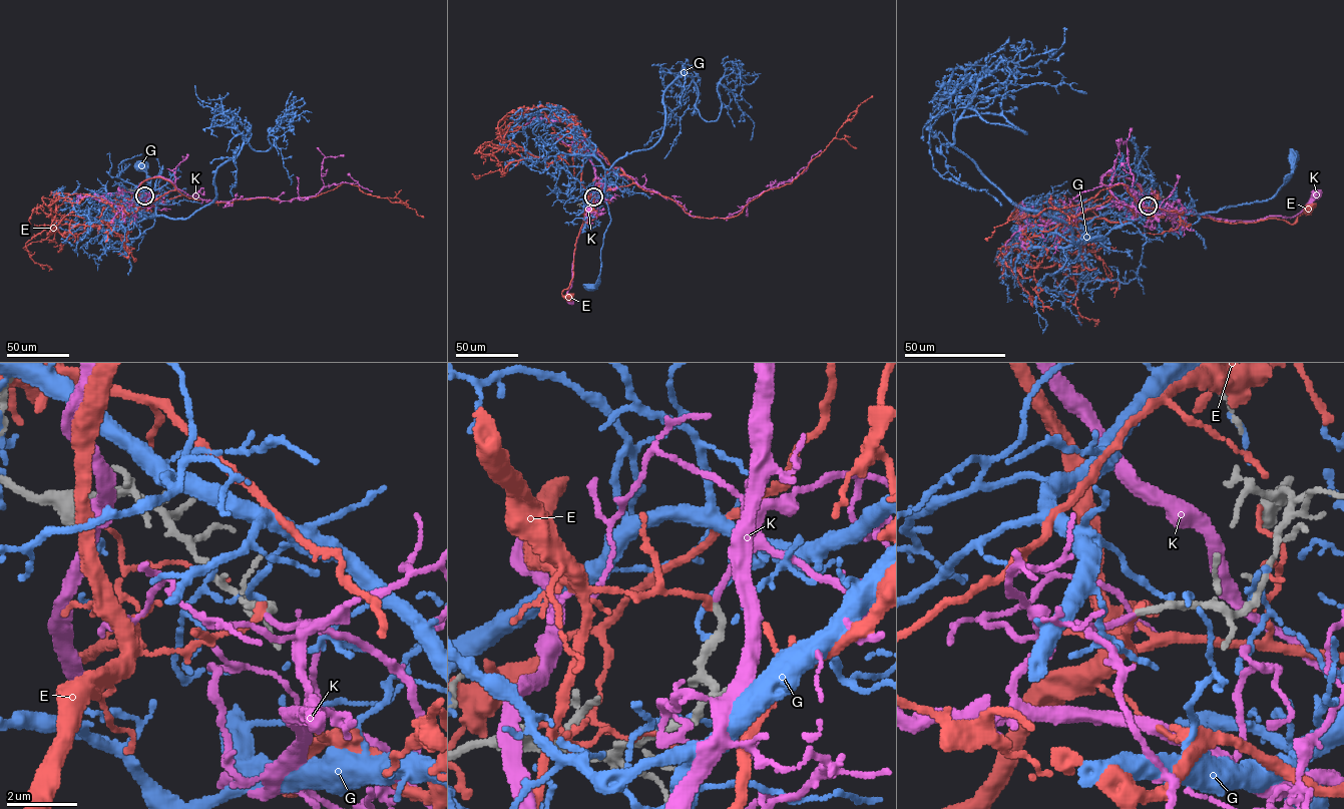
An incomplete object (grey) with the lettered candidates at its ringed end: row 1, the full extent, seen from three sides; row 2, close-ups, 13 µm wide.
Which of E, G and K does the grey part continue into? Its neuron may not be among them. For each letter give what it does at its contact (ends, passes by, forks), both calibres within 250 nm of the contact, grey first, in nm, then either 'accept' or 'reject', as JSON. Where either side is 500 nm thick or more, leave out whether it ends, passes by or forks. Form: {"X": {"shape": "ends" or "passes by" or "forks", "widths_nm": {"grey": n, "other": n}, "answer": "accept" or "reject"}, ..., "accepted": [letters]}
{"E": {"shape": "ends", "widths_nm": {"grey": 220, "other": 220}, "answer": "reject"}, "G": {"shape": "ends", "widths_nm": {"grey": 300, "other": 130}, "answer": "reject"}, "K": {"shape": "ends", "widths_nm": {"grey": 200, "other": 160}, "answer": "accept"}, "accepted": ["K"]}

